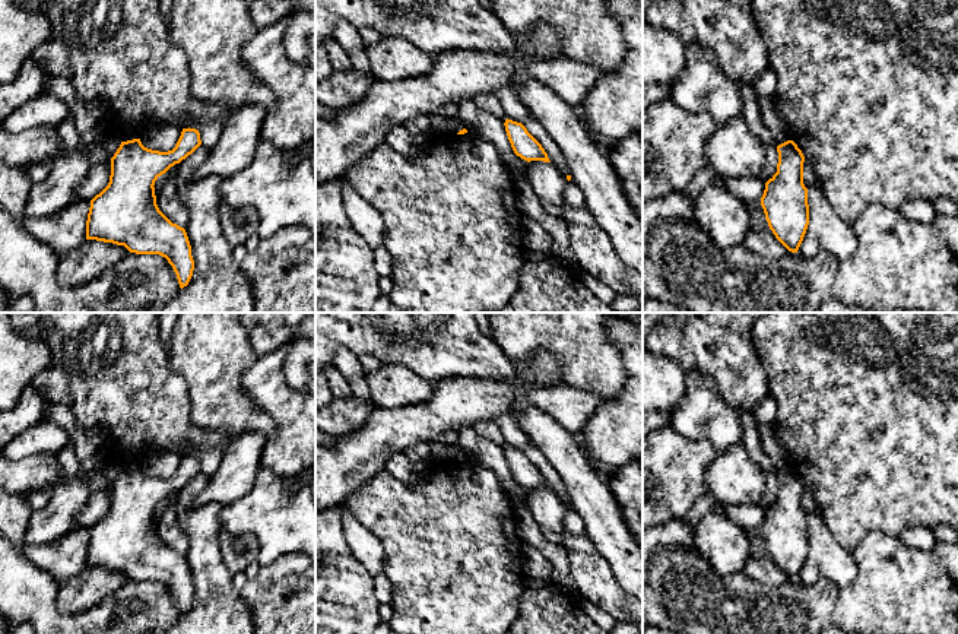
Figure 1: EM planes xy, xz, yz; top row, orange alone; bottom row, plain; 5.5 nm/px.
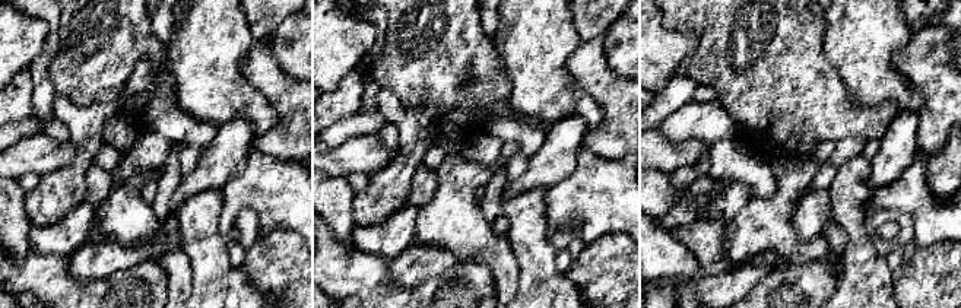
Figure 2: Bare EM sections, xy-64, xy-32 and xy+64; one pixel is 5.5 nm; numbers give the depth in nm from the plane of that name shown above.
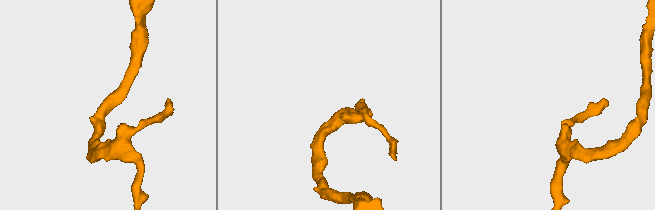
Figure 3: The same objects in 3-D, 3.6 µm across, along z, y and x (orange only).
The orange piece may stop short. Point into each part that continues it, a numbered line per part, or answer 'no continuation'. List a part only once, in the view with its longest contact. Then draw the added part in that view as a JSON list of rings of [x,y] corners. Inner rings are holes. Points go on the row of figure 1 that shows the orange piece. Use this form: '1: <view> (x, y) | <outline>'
no continuation

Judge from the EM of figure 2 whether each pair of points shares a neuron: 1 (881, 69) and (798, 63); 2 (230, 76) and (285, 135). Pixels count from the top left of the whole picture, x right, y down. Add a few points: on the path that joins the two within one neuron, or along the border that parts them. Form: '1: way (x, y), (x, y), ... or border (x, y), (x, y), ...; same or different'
1: border (825, 32), (822, 53), (837, 70), (847, 98); different
2: way (244, 91), (273, 120); same

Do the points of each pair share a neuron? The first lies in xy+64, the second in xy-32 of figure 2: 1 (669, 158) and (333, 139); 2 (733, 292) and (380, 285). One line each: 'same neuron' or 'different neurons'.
1: different neurons
2: different neurons

